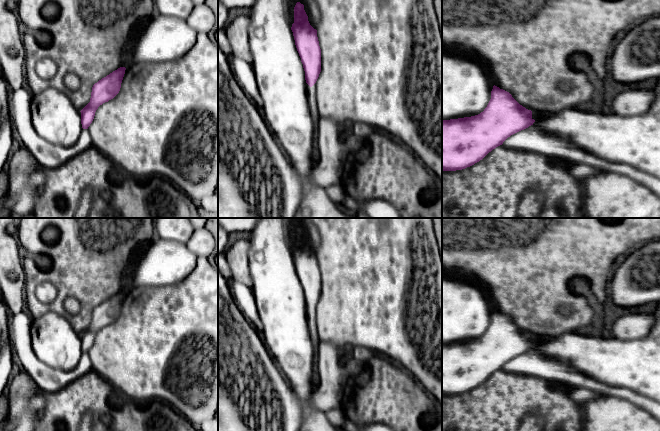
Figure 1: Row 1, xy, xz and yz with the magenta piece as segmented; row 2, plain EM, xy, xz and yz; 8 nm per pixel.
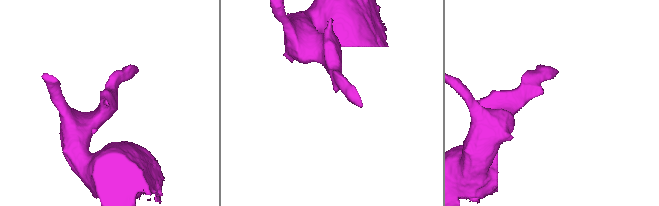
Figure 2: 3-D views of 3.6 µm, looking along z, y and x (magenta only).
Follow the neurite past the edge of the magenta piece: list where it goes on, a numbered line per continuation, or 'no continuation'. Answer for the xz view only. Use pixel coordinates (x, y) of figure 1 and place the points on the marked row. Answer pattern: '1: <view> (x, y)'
1: xz (311, 91)

